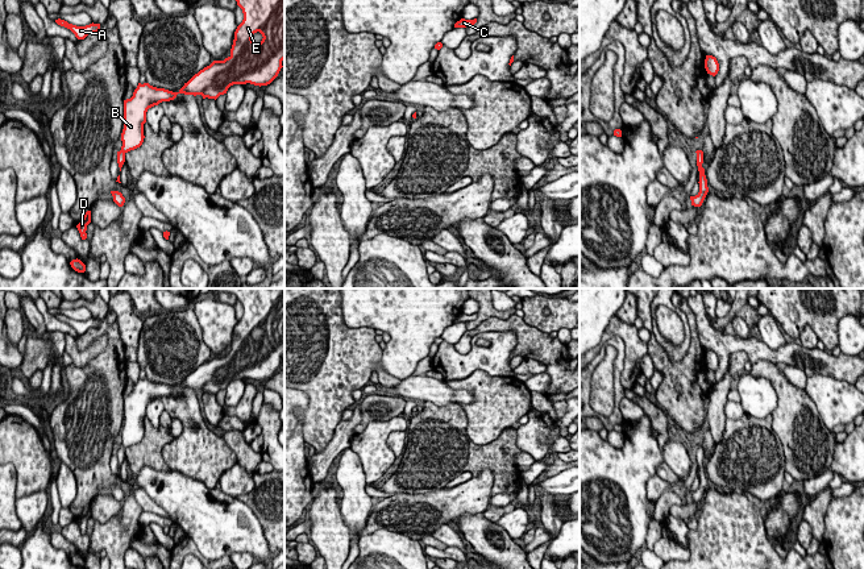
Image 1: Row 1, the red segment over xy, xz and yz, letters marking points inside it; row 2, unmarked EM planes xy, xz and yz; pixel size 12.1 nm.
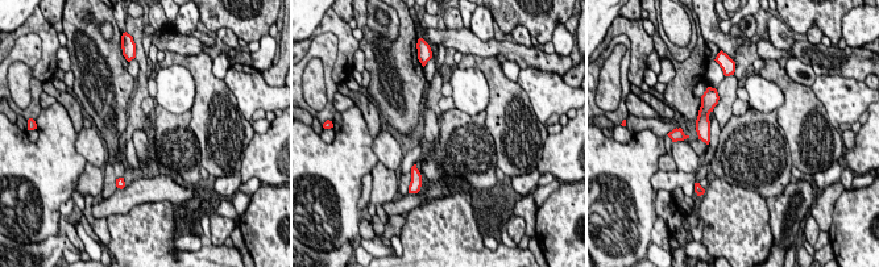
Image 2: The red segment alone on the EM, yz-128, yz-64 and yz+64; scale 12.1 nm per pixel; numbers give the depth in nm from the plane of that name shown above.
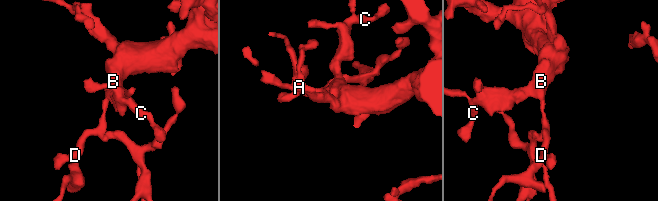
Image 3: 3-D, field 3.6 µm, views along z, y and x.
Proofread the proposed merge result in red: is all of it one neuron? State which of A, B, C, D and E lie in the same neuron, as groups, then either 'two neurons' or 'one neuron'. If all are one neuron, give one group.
groups A B C D E; one neuron

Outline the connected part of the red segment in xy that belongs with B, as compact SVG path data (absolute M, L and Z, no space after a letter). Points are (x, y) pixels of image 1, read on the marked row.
M236 0L242 9L244 20L234 32L234 40L230 55L224 61L213 61L209 66L195 74L184 86L173 92L165 88L157 88L149 83L138 83L130 99L124 100L124 129L121 133L122 146L117 151L117 163L121 167L125 162L125 154L140 148L144 142L144 124L149 108L162 101L170 101L178 94L202 95L203 99L217 99L227 94L233 84L267 86L279 74L282 61L284 59L284 0Z

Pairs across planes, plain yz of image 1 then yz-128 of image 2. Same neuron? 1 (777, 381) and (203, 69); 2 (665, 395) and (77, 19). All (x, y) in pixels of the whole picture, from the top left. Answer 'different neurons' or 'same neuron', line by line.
1: same neuron
2: same neuron

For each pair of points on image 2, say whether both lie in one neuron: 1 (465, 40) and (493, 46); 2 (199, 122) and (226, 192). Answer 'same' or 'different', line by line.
1: same
2: different

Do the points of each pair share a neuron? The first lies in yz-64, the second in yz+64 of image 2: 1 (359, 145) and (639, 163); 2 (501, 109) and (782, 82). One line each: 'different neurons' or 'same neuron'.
1: same neuron
2: same neuron

